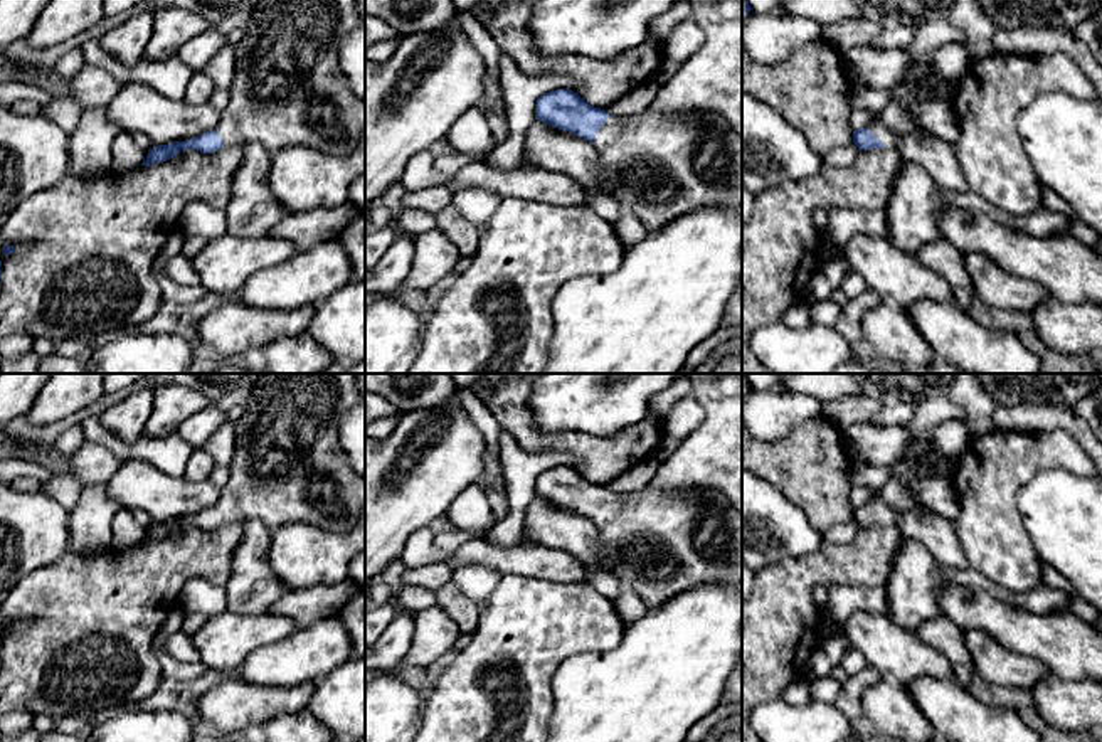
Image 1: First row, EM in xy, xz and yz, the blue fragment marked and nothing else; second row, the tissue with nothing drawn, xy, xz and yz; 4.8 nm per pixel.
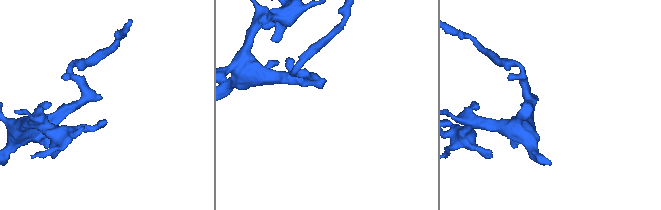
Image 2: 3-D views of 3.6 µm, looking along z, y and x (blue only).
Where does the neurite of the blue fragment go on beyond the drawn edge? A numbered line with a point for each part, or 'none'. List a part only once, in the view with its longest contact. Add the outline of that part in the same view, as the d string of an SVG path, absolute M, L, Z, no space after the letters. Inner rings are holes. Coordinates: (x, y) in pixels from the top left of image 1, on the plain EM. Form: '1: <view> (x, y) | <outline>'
1: xz (658, 542) | M649 483L638 491L609 493L592 520L621 586L633 587L651 609L703 582L742 582L742 511L715 490L675 493Z

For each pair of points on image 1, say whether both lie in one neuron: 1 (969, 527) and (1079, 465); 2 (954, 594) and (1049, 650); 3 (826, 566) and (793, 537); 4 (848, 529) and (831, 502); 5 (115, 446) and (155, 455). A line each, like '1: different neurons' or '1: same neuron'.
1: same neuron
2: same neuron
3: different neurons
4: different neurons
5: same neuron

